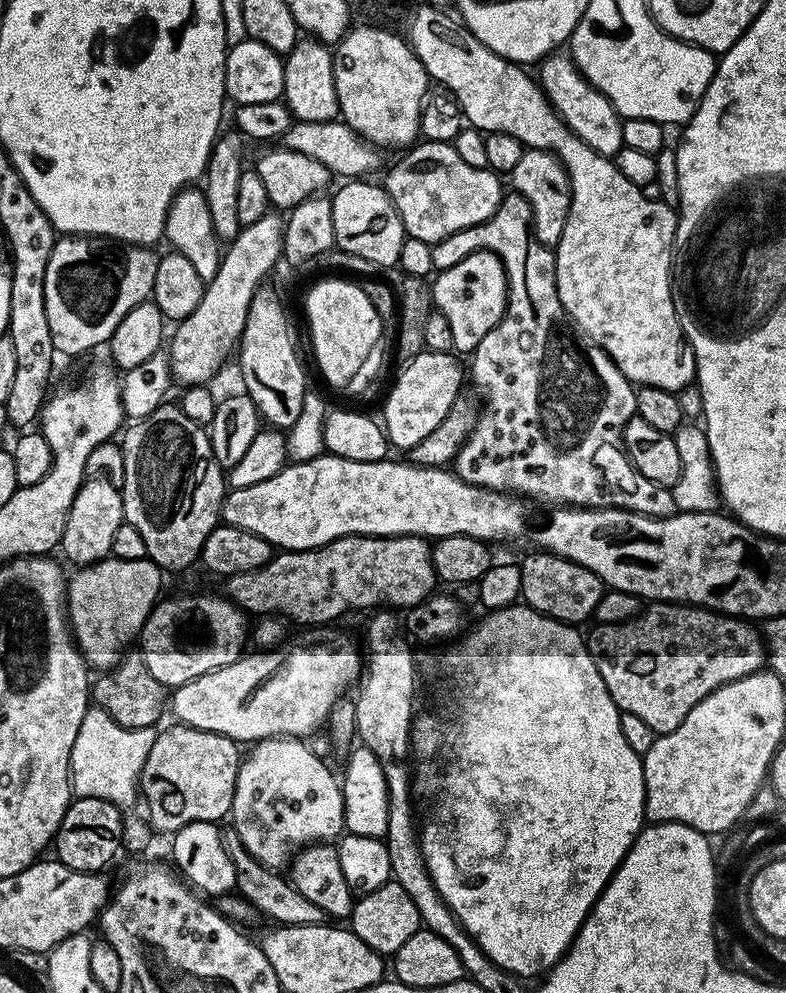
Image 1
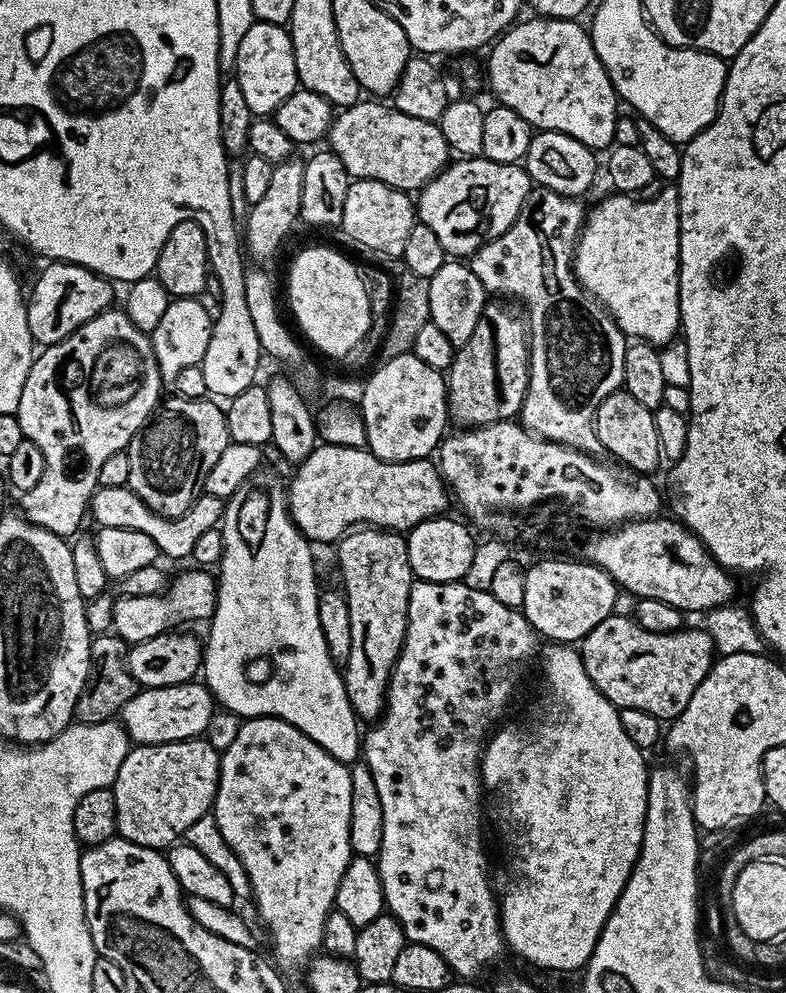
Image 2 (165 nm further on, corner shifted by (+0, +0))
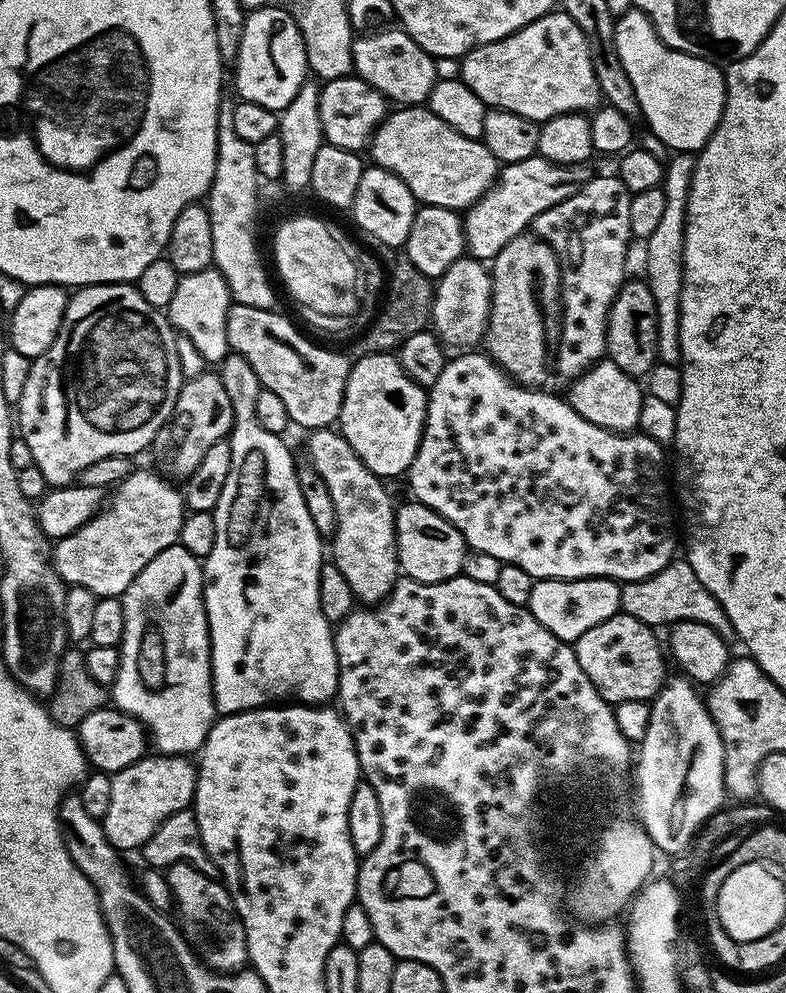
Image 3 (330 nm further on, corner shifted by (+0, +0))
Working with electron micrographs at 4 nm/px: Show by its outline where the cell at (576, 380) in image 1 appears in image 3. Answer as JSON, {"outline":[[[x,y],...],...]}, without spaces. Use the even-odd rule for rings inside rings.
{"outline":[[[596,174],[592,179],[587,180],[573,196],[566,198],[566,202],[558,202],[550,206],[550,210],[538,214],[538,218],[530,225],[531,231],[549,244],[560,260],[562,273],[560,299],[564,303],[562,337],[564,336],[566,343],[576,344],[576,352],[560,352],[557,356],[555,353],[555,375],[557,372],[560,376],[575,378],[588,371],[592,365],[605,359],[608,351],[608,307],[620,292],[620,287],[626,283],[624,267],[628,264],[628,240],[633,239],[630,230],[632,198],[633,193],[629,192],[627,186],[620,181],[619,175],[600,176]]]}

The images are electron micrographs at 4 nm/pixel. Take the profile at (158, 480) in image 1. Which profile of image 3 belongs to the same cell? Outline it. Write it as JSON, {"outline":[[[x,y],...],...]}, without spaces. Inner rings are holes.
{"outline":[[[206,370],[197,376],[187,377],[180,386],[170,418],[152,440],[151,451],[156,452],[161,468],[159,471],[173,481],[187,481],[188,476],[198,470],[198,462],[206,458],[206,450],[210,450],[214,442],[225,439],[231,433],[232,426],[230,398],[226,395],[226,386],[222,386],[220,375]]]}

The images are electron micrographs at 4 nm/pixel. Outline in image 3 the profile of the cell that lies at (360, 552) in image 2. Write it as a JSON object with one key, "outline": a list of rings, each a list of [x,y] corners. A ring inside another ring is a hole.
{"outline":[[[316,426],[308,436],[307,463],[318,470],[322,482],[326,482],[326,490],[330,490],[330,498],[334,502],[336,515],[336,533],[330,537],[330,560],[342,570],[346,582],[350,582],[350,590],[357,601],[364,606],[375,606],[381,603],[395,586],[401,575],[400,559],[396,549],[396,510],[397,505],[392,504],[392,496],[384,489],[385,481],[376,476],[365,466],[362,458],[354,454],[350,442],[335,427]]]}

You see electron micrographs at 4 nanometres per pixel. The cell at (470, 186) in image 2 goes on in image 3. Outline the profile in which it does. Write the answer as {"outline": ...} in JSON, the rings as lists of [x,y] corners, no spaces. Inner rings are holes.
{"outline":[[[539,154],[526,158],[522,162],[503,165],[499,169],[495,184],[490,186],[490,190],[486,190],[486,194],[482,194],[482,198],[478,198],[476,204],[463,213],[467,255],[479,261],[491,262],[500,253],[502,246],[506,246],[506,242],[510,242],[515,236],[521,235],[532,221],[538,218],[538,214],[550,210],[550,206],[558,202],[566,202],[566,198],[573,196],[587,180],[592,179],[594,172],[588,167],[587,163],[551,164],[545,156]]]}

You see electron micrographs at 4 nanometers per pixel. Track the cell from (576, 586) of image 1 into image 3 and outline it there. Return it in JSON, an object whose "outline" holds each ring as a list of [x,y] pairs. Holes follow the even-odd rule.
{"outline":[[[604,576],[598,578],[582,578],[581,580],[537,580],[530,590],[528,611],[550,630],[559,640],[575,642],[590,630],[590,626],[598,626],[598,622],[606,622],[606,618],[616,615],[620,609],[621,585]]]}

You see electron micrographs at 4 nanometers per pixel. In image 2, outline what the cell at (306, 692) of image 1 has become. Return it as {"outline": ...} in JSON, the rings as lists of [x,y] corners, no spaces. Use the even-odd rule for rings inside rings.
{"outline":[[[200,682],[175,684],[165,688],[140,688],[134,698],[126,702],[122,723],[133,745],[195,740],[207,733],[204,731],[212,720],[212,708],[214,709],[212,694]]]}

